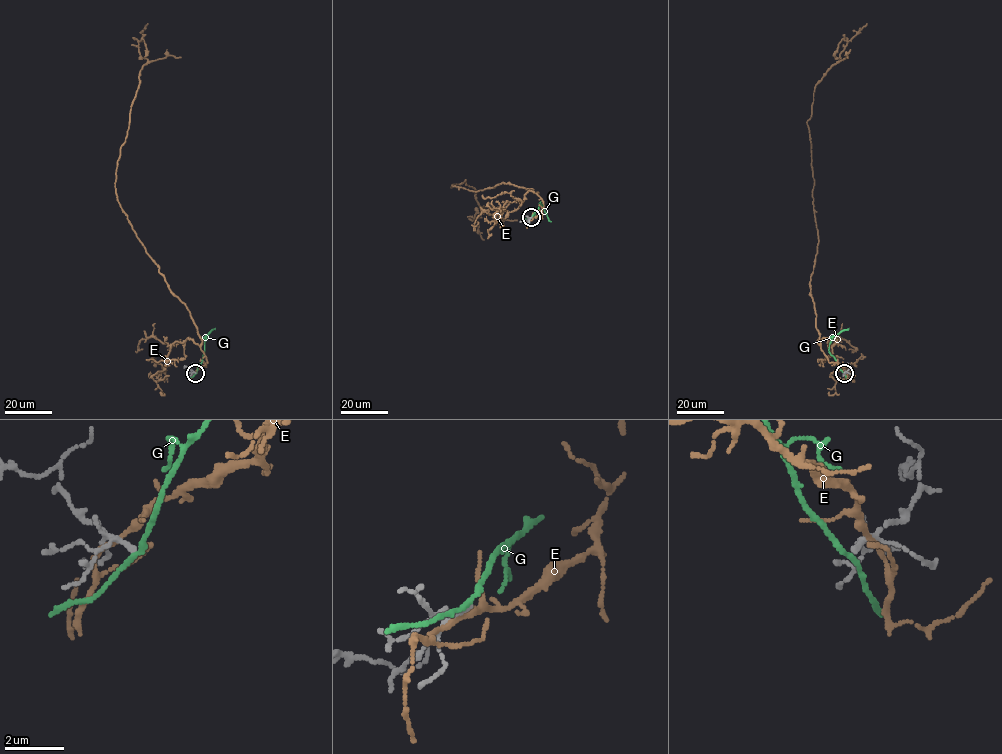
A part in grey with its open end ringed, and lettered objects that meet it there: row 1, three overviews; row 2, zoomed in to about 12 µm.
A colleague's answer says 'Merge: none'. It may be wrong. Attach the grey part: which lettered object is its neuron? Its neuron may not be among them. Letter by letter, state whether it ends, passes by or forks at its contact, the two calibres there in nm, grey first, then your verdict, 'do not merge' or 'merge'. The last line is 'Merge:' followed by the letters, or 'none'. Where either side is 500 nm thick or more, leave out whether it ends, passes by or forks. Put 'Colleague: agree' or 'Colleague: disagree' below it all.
E: it passes by | 150/170 nm | do not merge
G: it passes by | 120/150 nm | do not merge
Merge: none
Colleague: agree

